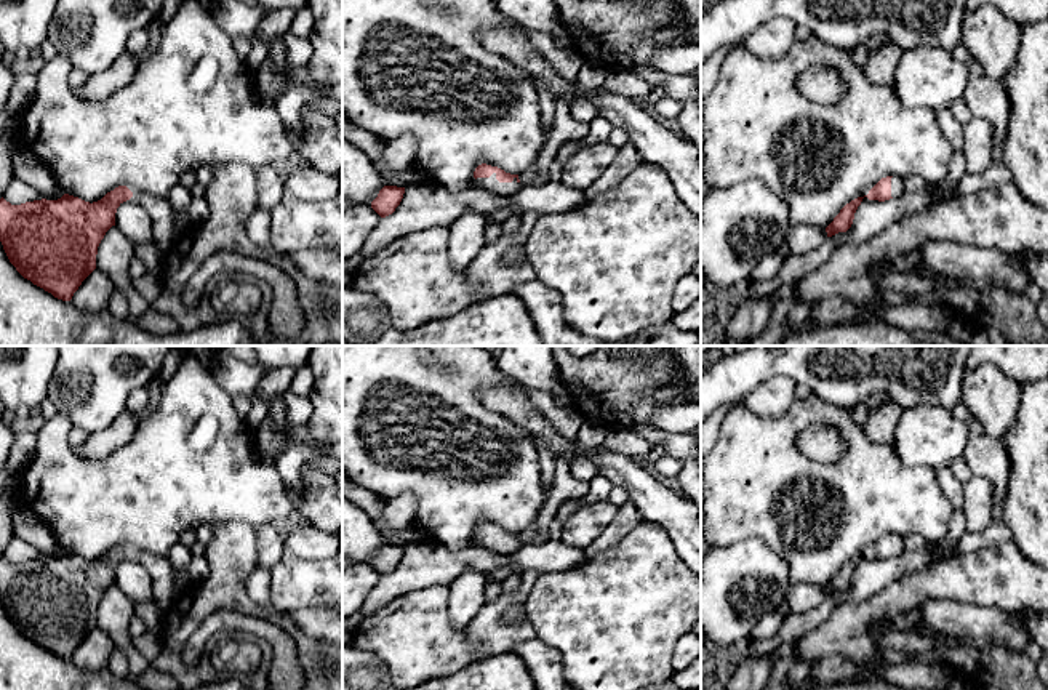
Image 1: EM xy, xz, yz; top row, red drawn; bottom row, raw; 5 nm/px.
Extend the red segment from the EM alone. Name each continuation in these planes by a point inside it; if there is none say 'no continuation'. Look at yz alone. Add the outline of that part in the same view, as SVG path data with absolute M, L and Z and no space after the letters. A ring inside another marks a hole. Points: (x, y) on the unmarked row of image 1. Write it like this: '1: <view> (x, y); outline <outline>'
1: yz (898, 548); outline M893 535L891 536L891 556L899 557L904 552L906 552L904 538L898 536L898 535Z

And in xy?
1: xy (162, 573); outline M134 551L131 557L139 560L149 572L154 602L163 613L166 613L181 594L174 583L173 565L166 557L154 556L146 551Z

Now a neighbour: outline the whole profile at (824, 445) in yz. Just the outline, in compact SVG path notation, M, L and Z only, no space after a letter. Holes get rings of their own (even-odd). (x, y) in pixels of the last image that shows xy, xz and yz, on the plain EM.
M806 427L797 439L797 448L806 458L832 464L845 453L845 440L834 427Z

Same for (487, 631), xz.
M523 570L518 575L520 588L515 592L499 592L469 623L467 640L474 648L488 655L512 653L518 644L536 639L536 631L528 620L522 623L502 621L510 607L525 607L528 594L541 573L538 570Z

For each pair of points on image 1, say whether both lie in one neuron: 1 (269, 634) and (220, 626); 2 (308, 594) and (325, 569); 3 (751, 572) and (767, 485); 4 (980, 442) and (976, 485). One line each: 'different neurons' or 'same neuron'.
1: same neuron
2: same neuron
3: different neurons
4: different neurons

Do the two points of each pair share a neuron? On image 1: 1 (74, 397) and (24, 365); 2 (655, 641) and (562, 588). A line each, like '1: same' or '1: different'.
1: different
2: same

